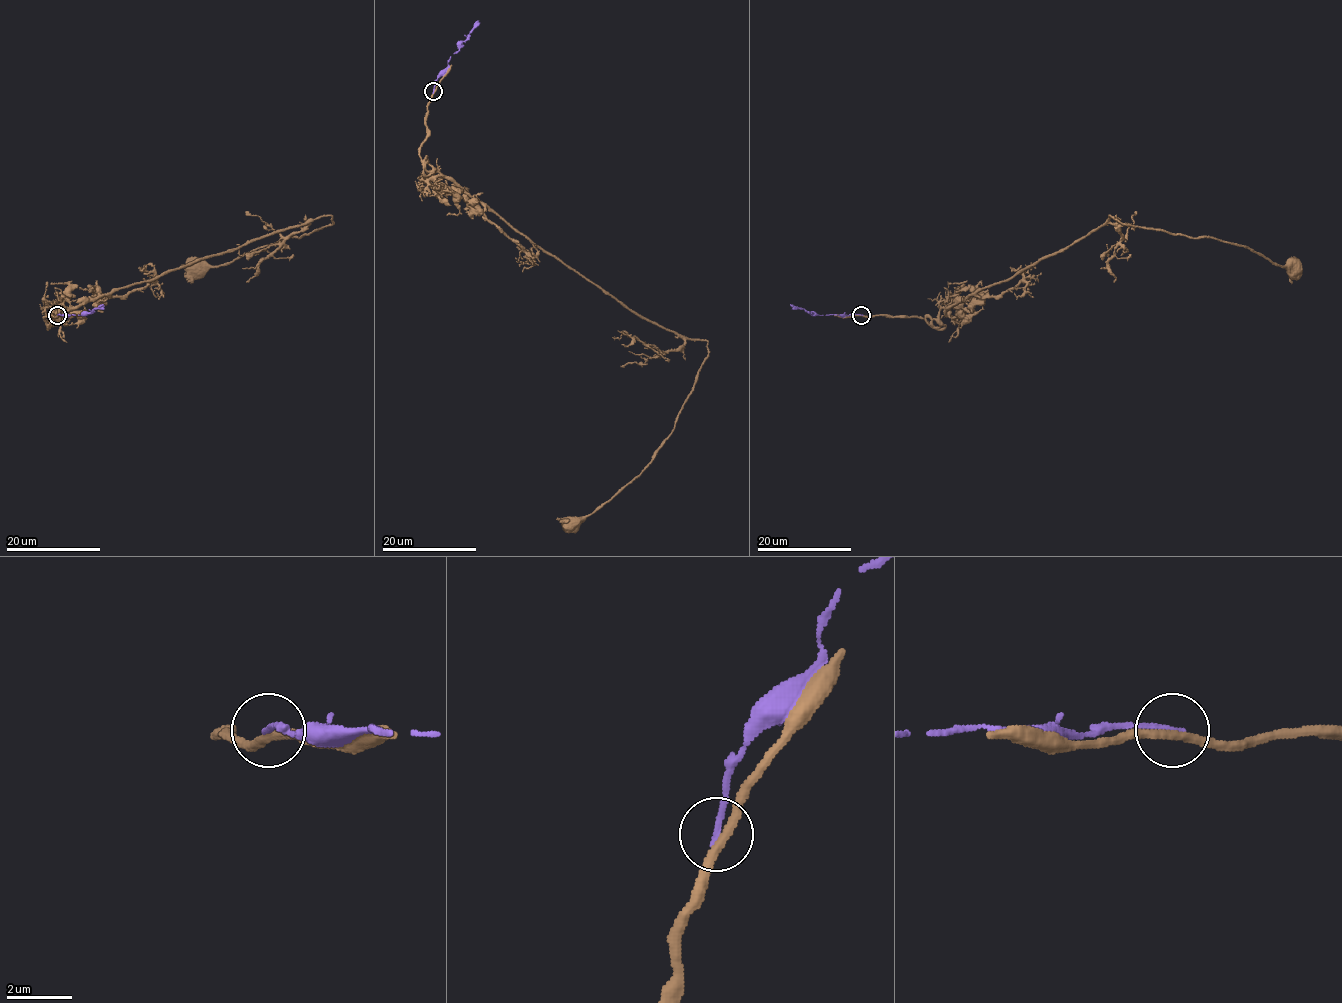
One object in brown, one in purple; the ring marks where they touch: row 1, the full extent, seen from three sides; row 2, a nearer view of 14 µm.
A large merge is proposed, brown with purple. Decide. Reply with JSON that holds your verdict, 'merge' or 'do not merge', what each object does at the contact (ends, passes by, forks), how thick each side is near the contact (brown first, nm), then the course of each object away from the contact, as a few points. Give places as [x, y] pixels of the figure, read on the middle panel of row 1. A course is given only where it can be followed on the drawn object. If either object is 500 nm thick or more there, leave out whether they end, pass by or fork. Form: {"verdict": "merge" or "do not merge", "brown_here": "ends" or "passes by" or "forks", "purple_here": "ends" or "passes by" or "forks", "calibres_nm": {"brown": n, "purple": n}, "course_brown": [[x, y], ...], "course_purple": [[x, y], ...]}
{"verdict": "do not merge", "brown_here": "passes by", "purple_here": "ends", "calibres_nm": {"brown": 260, "purple": 180}, "course_brown": [[434, 91], [422, 159], [629, 309], [707, 342], [698, 380], [654, 459], [573, 522]], "course_purple": [[433, 91], [434, 81], [448, 65], [448, 59], [479, 20]]}

